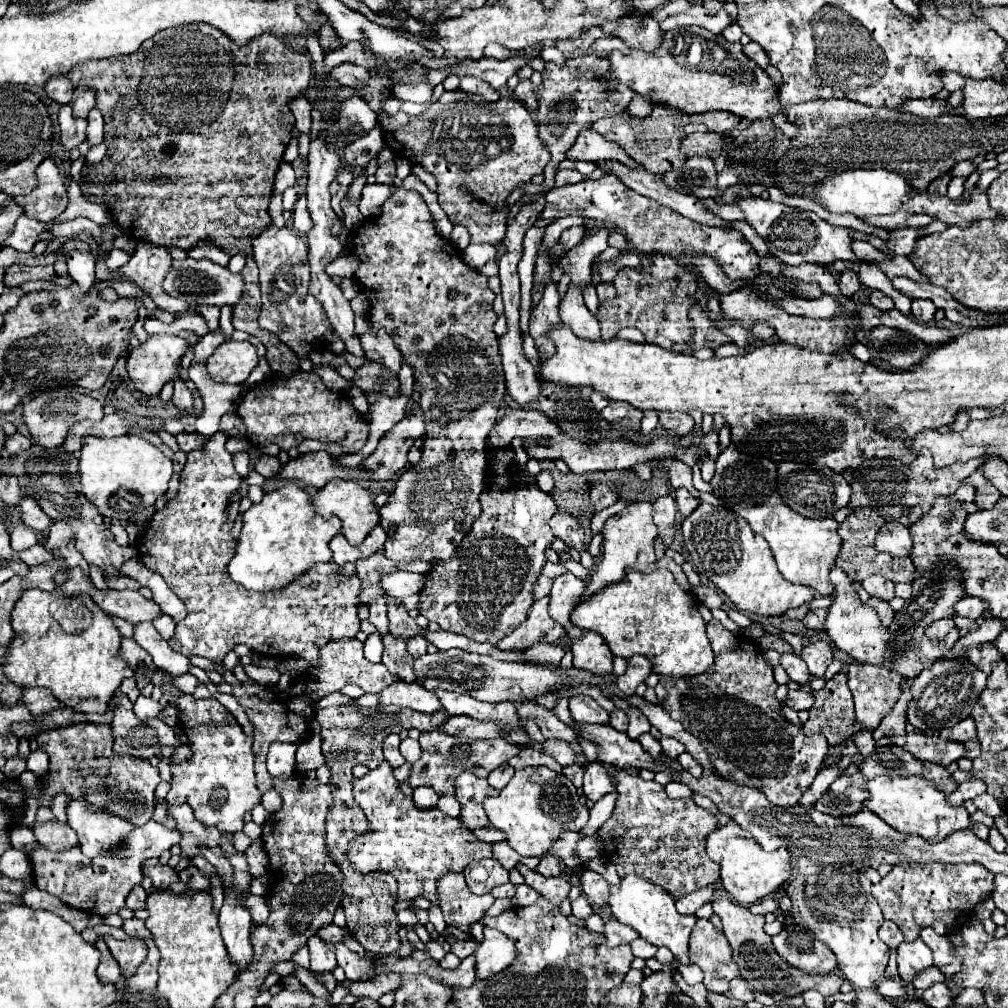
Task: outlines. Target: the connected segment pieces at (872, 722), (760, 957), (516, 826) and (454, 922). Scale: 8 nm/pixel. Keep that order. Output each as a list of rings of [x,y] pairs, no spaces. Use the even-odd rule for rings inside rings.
[[[853,663],[847,669],[849,689],[855,699],[857,733],[873,731],[899,699],[901,675],[883,665]]]
[[[715,897],[711,901],[711,905],[713,905],[715,915],[721,917],[723,933],[725,933],[725,937],[727,937],[731,949],[733,949],[733,959],[739,965],[741,977],[749,983],[749,987],[753,991],[771,993],[771,995],[775,993],[775,995],[783,995],[783,997],[799,995],[799,993],[803,993],[807,989],[817,989],[823,997],[839,993],[839,987],[843,983],[843,979],[839,975],[835,975],[835,973],[829,973],[829,975],[807,975],[803,971],[797,971],[795,967],[789,967],[775,953],[771,937],[763,931],[763,925],[765,925],[765,917],[763,915],[753,915],[747,907],[741,907],[741,905],[733,903],[727,897]]]
[[[527,767],[515,771],[513,779],[497,797],[485,799],[491,825],[507,835],[507,843],[523,857],[543,857],[559,839],[561,831],[581,831],[589,821],[589,809],[579,803],[575,785],[547,767]]]
[[[445,873],[437,879],[439,905],[445,915],[445,923],[469,933],[471,925],[481,921],[485,911],[493,905],[493,895],[475,895],[469,891],[463,873]]]

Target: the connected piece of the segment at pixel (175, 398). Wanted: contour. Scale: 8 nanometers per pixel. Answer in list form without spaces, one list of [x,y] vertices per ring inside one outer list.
[[[177,377],[174,379],[174,391],[172,395],[172,402],[179,410],[190,410],[193,407],[193,394],[187,385]]]

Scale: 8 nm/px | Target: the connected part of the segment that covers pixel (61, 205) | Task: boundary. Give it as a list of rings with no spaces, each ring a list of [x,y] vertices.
[[[45,159],[37,167],[37,187],[29,195],[15,197],[15,201],[25,209],[25,215],[37,221],[51,221],[59,217],[67,207],[67,191],[63,177],[59,179],[59,169],[53,159]]]

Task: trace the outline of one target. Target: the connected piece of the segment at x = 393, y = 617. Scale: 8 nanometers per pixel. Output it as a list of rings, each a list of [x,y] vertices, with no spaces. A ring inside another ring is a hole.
[[[385,597],[385,599],[387,599],[387,607],[389,607],[391,635],[395,635],[397,639],[403,639],[403,641],[411,639],[413,635],[425,637],[425,629],[415,623],[415,619],[407,613],[407,609],[399,603],[399,599],[395,599],[395,597]]]

